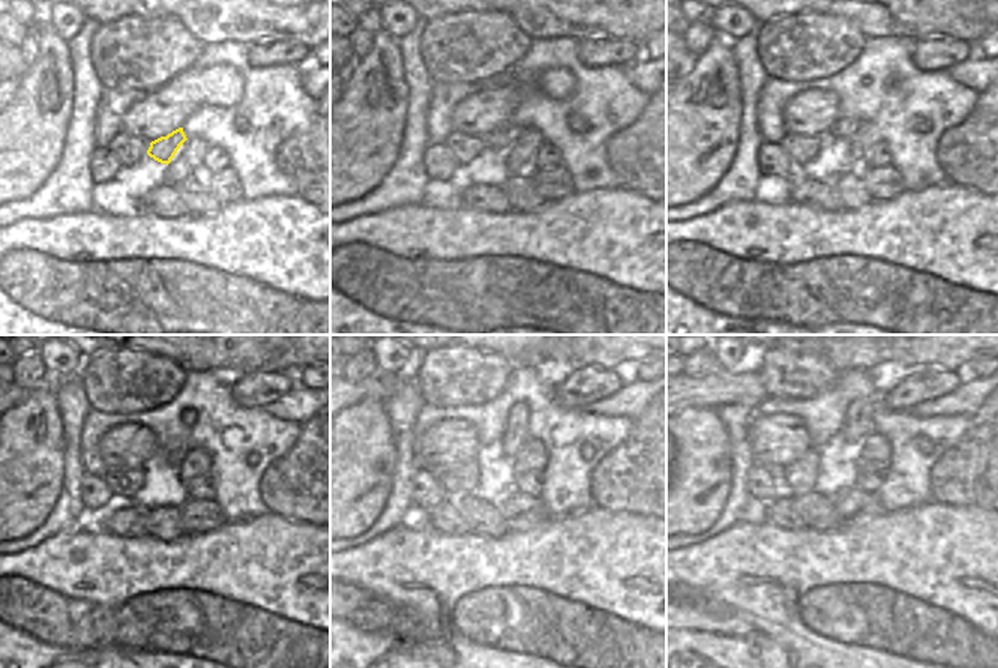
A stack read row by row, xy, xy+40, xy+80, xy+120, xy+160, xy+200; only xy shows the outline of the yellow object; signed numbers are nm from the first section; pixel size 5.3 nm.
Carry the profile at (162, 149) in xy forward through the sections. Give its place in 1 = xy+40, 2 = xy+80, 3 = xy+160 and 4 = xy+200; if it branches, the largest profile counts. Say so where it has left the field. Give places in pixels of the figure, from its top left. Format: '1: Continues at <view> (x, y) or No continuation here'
1: Continues at xy+40 (503, 137)
2: Continues at xy+80 (844, 128)
3: Continues at xy+160 (517, 431)
4: Continues at xy+200 (859, 424)

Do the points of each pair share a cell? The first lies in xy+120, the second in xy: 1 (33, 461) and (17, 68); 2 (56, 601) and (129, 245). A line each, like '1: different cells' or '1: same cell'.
1: different cells
2: same cell

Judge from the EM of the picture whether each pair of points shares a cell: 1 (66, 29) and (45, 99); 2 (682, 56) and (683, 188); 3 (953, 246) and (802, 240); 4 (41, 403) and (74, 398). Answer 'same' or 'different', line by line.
1: different
2: different
3: same
4: different

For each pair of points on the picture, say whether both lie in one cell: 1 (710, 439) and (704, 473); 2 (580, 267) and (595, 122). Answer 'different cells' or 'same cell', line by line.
1: same cell
2: different cells

